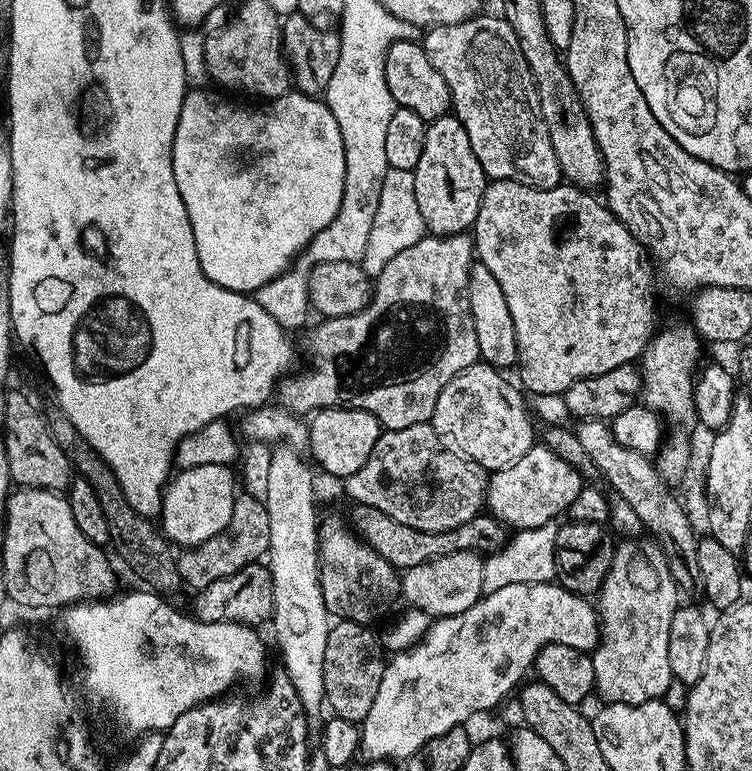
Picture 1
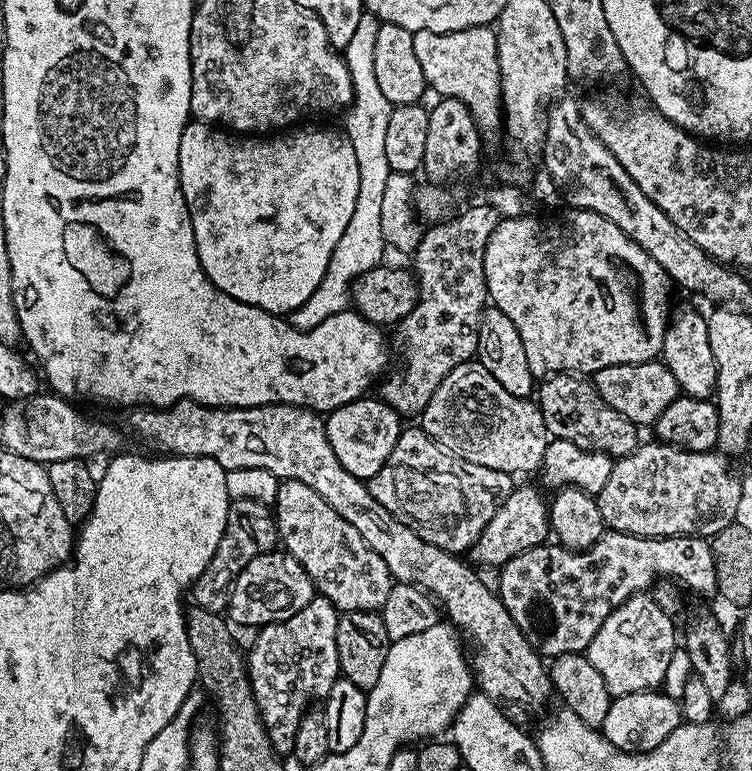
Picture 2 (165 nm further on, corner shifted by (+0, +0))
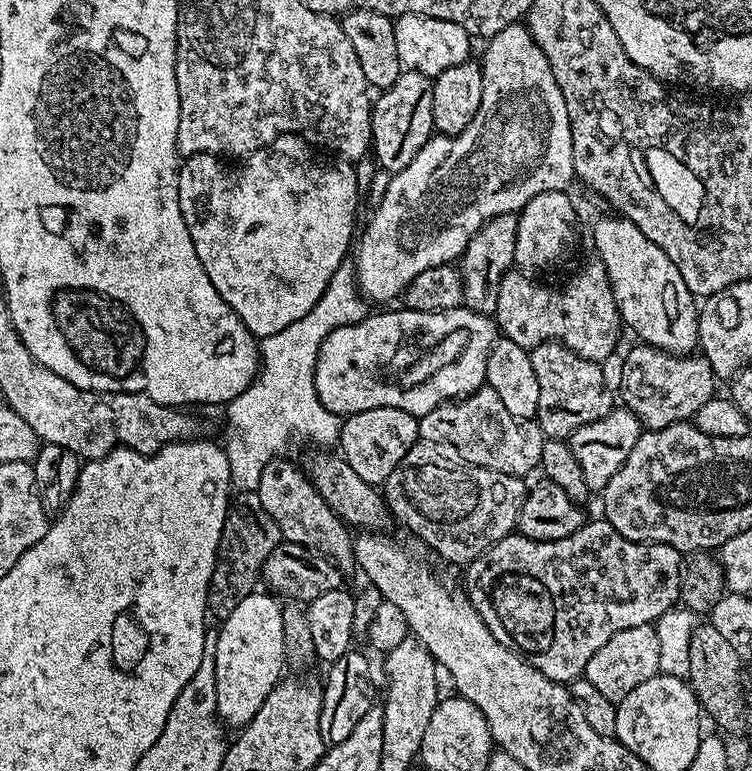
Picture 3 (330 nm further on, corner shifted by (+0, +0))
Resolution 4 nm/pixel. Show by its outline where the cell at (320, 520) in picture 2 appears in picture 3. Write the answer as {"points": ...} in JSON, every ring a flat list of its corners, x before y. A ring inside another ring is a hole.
{"points":[[274,458,263,468,259,485,256,487,256,493,264,512,270,514,270,518,274,519,275,524,278,526,281,539,289,544,300,545,303,548,308,548,313,552,329,557,341,573,348,574,352,570,354,572,357,562,355,558,355,541,351,529,329,507,322,496,316,493,312,481,307,478,301,467,299,469,292,463,280,459,284,458]]}

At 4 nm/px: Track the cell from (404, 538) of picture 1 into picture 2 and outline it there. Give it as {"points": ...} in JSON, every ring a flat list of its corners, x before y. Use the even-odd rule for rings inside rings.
{"points":[[528,484,522,485,521,488,520,485,513,487,506,502,498,506,494,518,486,522,486,530,482,530,482,534,468,549,467,563,477,569,495,568,499,570,506,562,510,562,510,558,518,558,518,554,545,543,550,536,548,505,549,501,546,496,544,500,543,494,538,489,531,488]]}

